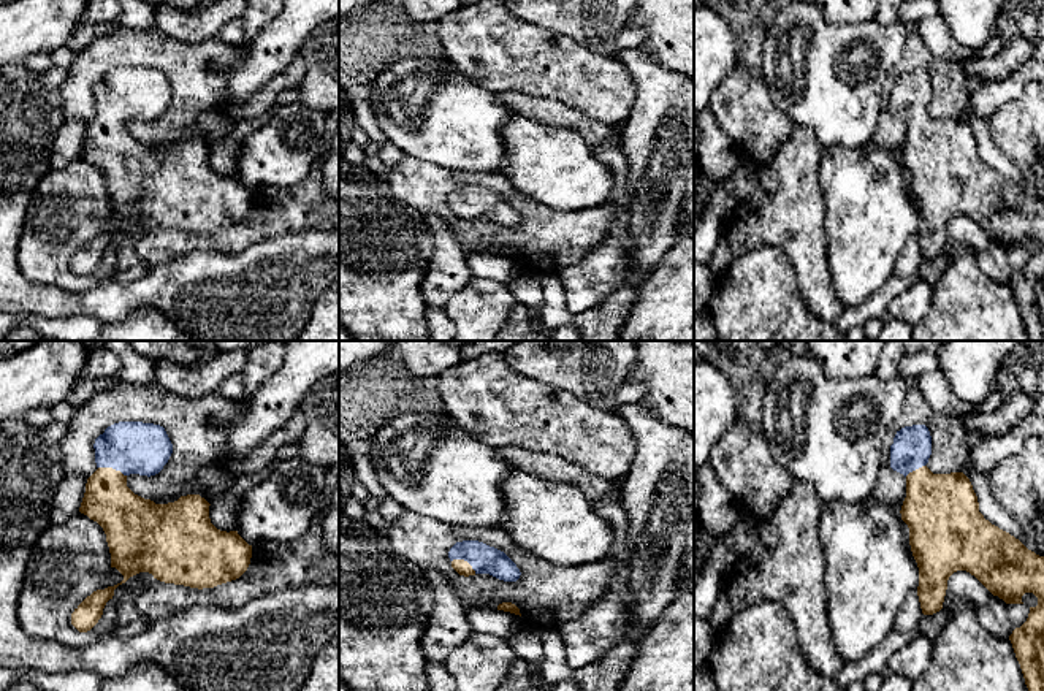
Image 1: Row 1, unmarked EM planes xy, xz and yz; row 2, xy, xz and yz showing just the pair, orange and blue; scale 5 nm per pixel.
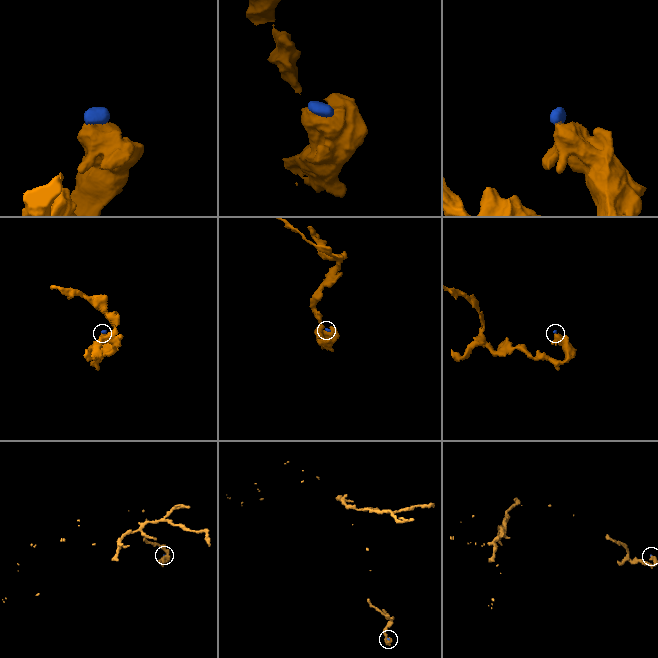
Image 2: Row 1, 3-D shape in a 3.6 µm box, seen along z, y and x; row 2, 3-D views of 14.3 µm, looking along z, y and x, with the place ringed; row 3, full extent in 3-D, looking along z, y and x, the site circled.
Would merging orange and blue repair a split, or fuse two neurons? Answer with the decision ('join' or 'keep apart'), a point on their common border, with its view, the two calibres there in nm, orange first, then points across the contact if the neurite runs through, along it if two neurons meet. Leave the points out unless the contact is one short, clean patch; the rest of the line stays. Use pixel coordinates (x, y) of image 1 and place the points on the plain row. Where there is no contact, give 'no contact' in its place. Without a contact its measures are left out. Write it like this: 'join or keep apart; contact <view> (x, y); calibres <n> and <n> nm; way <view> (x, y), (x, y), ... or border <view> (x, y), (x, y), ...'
join; contact xy (111, 113); calibres 260 and 280 nm; way xy (124, 160), (111, 148), (111, 113), (132, 92)

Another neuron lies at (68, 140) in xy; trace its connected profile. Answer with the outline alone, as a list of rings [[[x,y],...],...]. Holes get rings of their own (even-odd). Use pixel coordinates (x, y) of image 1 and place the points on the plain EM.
[[[79,120],[63,122],[55,135],[49,155],[49,166],[54,171],[63,170],[79,158],[79,152],[86,138],[86,125]]]

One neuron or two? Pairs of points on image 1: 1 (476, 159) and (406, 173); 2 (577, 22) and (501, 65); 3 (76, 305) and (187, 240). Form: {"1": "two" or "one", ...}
{"1": "two", "2": "two", "3": "two"}

